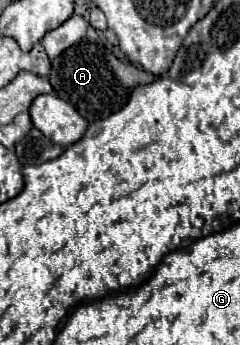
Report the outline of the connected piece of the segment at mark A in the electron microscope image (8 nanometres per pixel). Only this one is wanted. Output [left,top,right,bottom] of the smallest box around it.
[49,39,155,123]

